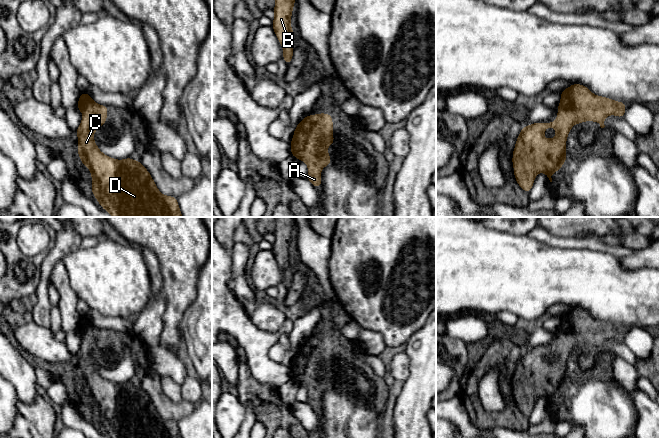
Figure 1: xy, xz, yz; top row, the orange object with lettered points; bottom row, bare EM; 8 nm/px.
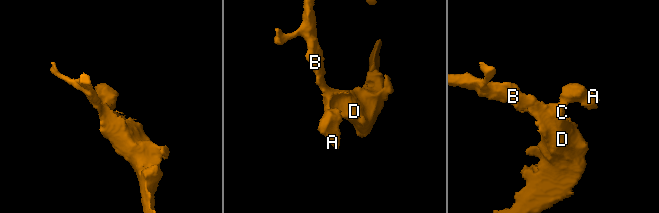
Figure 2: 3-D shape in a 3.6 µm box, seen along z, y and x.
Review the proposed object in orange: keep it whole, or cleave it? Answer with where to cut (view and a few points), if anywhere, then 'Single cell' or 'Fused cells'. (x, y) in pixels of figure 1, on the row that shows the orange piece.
No split. Single cell

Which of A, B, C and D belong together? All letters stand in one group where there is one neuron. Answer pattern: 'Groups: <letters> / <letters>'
Groups: A B C D

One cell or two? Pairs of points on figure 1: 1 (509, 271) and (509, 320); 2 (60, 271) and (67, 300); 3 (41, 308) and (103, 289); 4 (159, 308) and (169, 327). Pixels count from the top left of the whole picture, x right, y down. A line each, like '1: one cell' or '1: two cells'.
1: two cells
2: one cell
3: two cells
4: two cells

